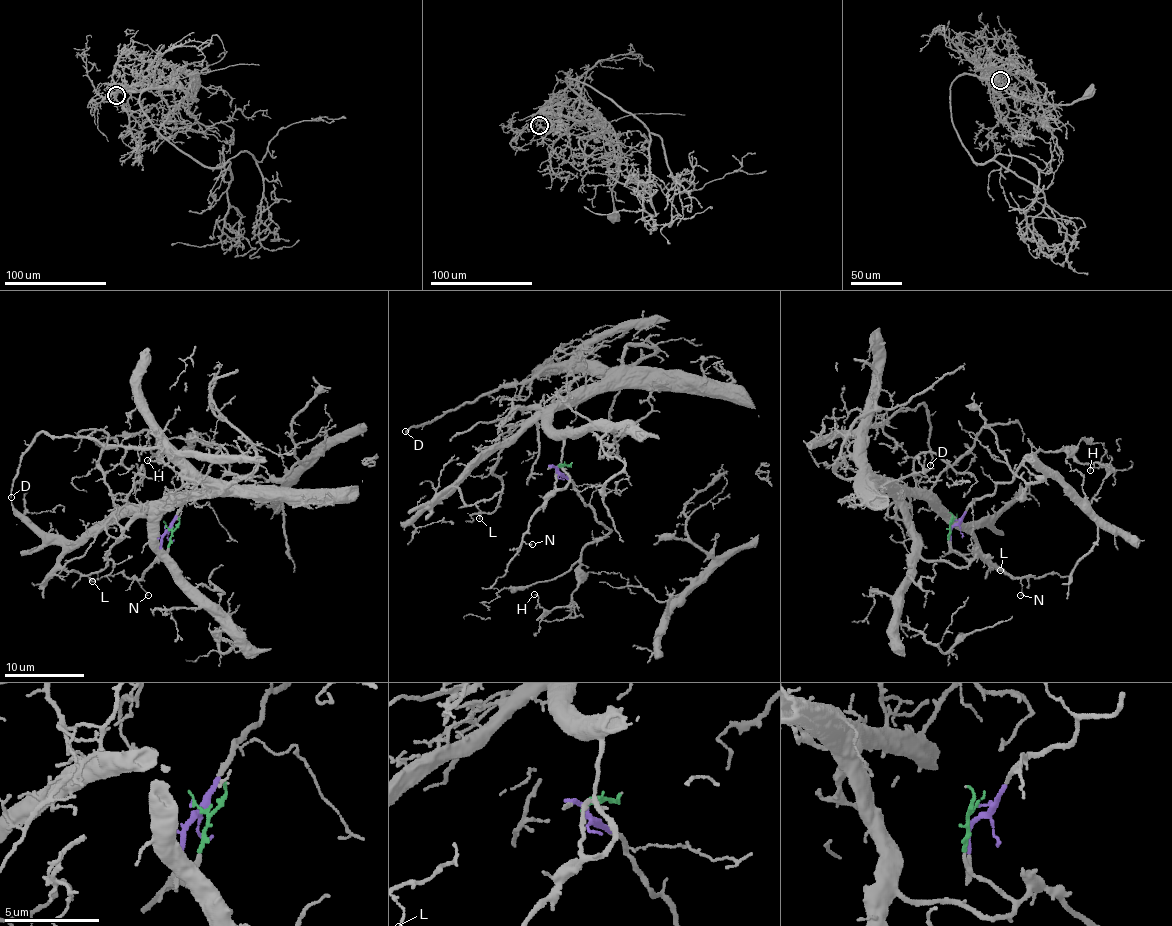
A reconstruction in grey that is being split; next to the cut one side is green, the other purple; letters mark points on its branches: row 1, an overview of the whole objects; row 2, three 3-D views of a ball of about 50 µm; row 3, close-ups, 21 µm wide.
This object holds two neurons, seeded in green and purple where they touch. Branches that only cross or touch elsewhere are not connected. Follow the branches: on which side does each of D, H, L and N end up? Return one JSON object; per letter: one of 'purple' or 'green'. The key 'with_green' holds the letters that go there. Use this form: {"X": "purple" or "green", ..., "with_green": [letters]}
{"D": "green", "H": "purple", "L": "green", "N": "green", "with_green": ["D", "L", "N"]}

